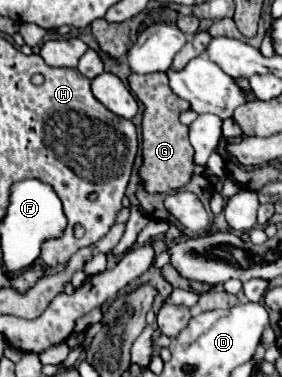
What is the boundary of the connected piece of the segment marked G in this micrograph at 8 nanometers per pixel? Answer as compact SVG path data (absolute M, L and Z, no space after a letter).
M155 72L155 74L131 74L129 76L129 88L133 90L133 94L145 104L145 112L143 112L143 124L141 124L141 132L143 132L143 142L141 142L141 150L143 150L143 166L139 170L141 180L145 182L147 192L173 192L183 188L195 168L195 160L193 160L193 146L189 142L189 128L185 124L179 122L179 116L189 108L189 102L181 100L171 88L169 88L169 78L163 72Z

